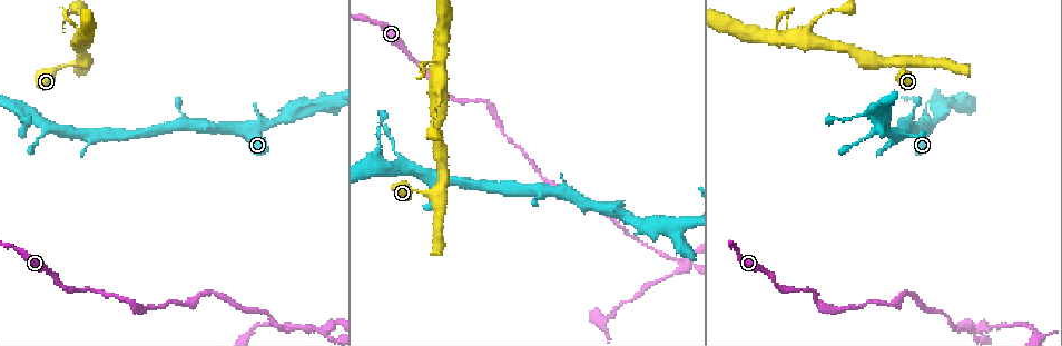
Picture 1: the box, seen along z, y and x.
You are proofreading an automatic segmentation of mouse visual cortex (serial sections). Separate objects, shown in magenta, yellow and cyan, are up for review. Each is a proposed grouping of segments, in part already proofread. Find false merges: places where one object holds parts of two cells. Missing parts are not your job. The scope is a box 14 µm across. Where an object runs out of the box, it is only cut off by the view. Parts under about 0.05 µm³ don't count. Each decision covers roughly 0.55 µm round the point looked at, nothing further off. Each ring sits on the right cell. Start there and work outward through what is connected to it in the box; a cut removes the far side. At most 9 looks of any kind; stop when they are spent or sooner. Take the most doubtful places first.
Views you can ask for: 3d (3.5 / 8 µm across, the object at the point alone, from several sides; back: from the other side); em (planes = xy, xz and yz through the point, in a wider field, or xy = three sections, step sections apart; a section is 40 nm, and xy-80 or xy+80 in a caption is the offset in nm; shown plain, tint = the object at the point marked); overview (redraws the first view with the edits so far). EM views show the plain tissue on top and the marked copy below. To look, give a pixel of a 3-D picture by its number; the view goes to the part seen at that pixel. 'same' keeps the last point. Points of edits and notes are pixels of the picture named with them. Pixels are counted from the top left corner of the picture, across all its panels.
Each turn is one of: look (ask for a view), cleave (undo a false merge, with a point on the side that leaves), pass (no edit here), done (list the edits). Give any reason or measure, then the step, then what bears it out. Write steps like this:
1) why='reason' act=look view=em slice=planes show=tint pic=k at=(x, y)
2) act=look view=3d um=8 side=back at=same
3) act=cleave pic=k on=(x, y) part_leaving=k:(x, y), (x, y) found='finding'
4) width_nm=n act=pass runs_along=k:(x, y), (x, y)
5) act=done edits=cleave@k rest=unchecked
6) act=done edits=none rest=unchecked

why='four arms meet' act=look view=3d um=8 pic=1 at=(680, 268)

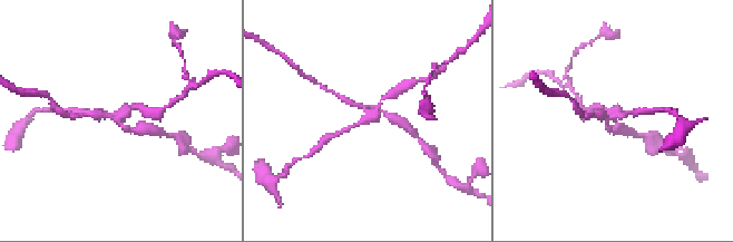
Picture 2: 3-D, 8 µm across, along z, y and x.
why='zoom in' act=look view=3d um=3.5 pic=2 at=(118, 116)

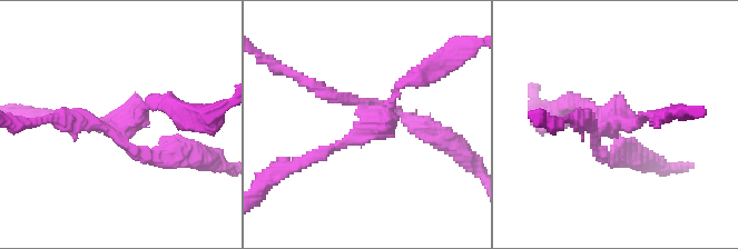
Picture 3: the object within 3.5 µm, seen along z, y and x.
arms=4 arm_widths_nm=150,150,150,200 act=look view=em slice=xy step=2 show=tint pic=3 at=(368, 119)

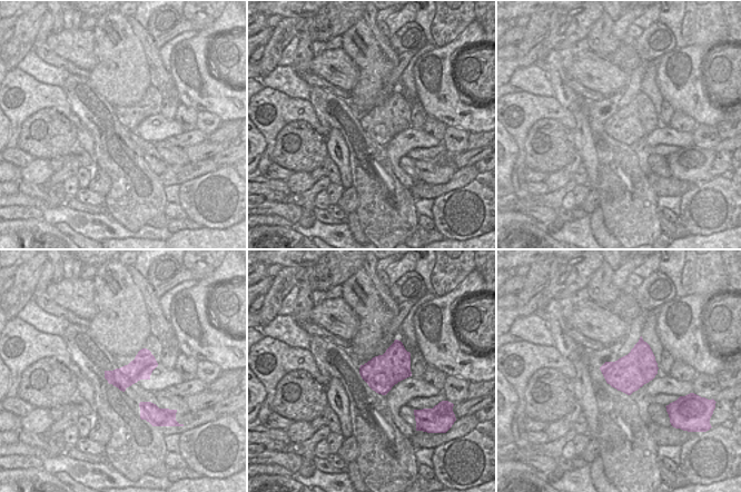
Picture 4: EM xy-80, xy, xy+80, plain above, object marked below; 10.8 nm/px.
act=cleave pic=3 on=(390, 121) part_leaving=3:(363, 110), (353, 139), (292, 167) found='two cells meet here'

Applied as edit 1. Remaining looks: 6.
why='thin arm on a thick one' act=look view=3d um=8 pic=1 at=(437, 90)

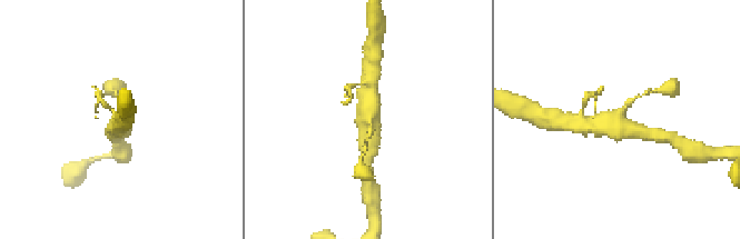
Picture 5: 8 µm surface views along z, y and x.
why='closer look' act=look view=3d um=3.5 pic=5 at=(370, 121)

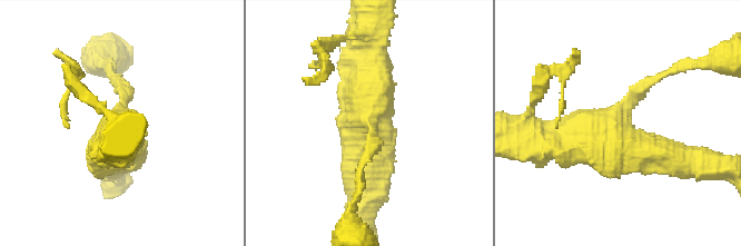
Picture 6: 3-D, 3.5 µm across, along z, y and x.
arms=3 arm_widths_nm=200,450,500 why='now the EM' act=look view=em slice=xy step=5 show=tint pic=6 at=(369, 117)

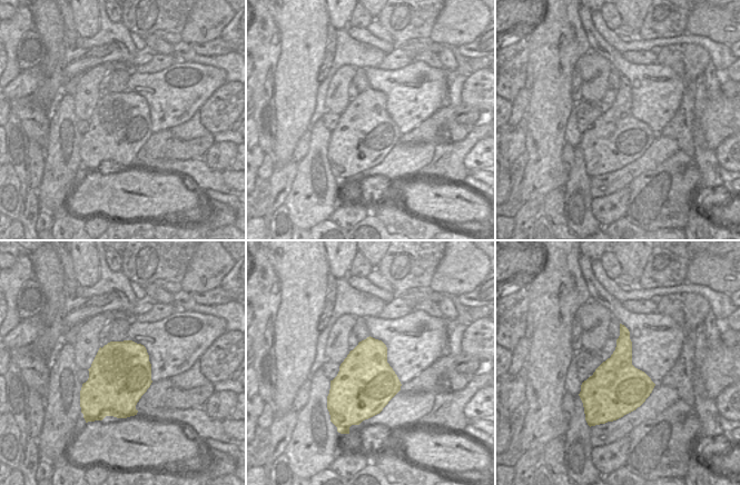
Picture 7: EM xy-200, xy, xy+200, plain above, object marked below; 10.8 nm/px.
act=pass runs_along=6:(673, 160), (596, 136), (531, 139) found='all the same cell'

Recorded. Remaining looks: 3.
why='branch point' act=look view=3d um=8 pic=1 at=(81, 133)

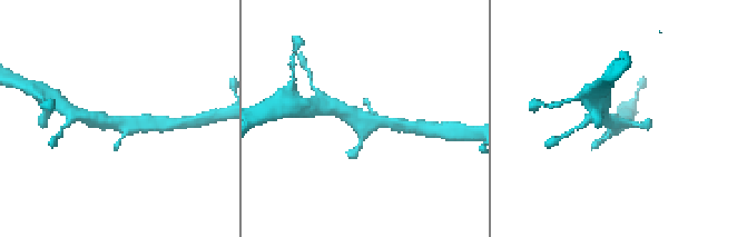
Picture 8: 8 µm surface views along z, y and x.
act=look view=3d um=3.5 pic=8 at=(120, 123)

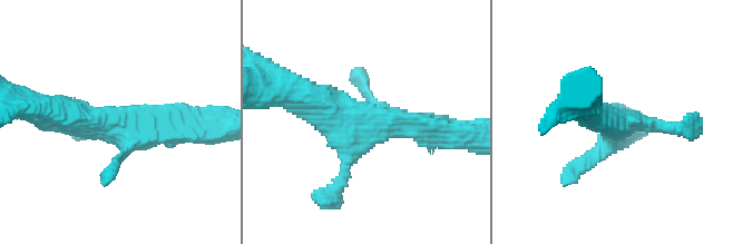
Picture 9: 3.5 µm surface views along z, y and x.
act=look view=em slice=xy step=5 show=tint pic=9 at=(110, 121)

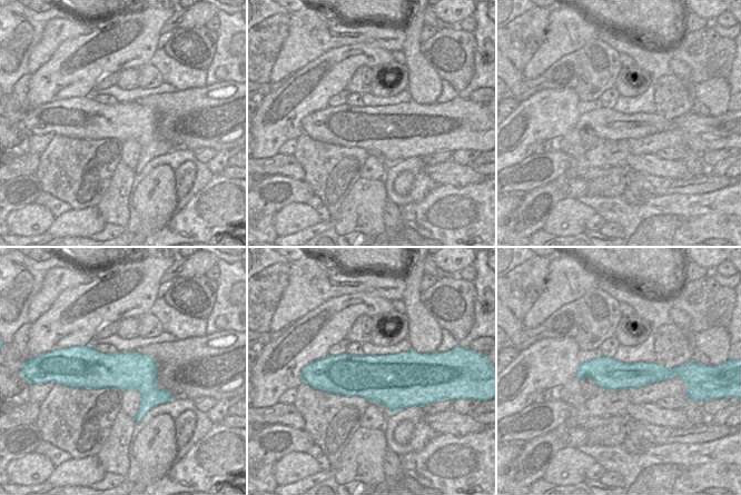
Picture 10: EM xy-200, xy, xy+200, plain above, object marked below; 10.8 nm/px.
act=pass found='all the same cell'

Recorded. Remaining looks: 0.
act=done edits=cleave@3 rest=unchecked

